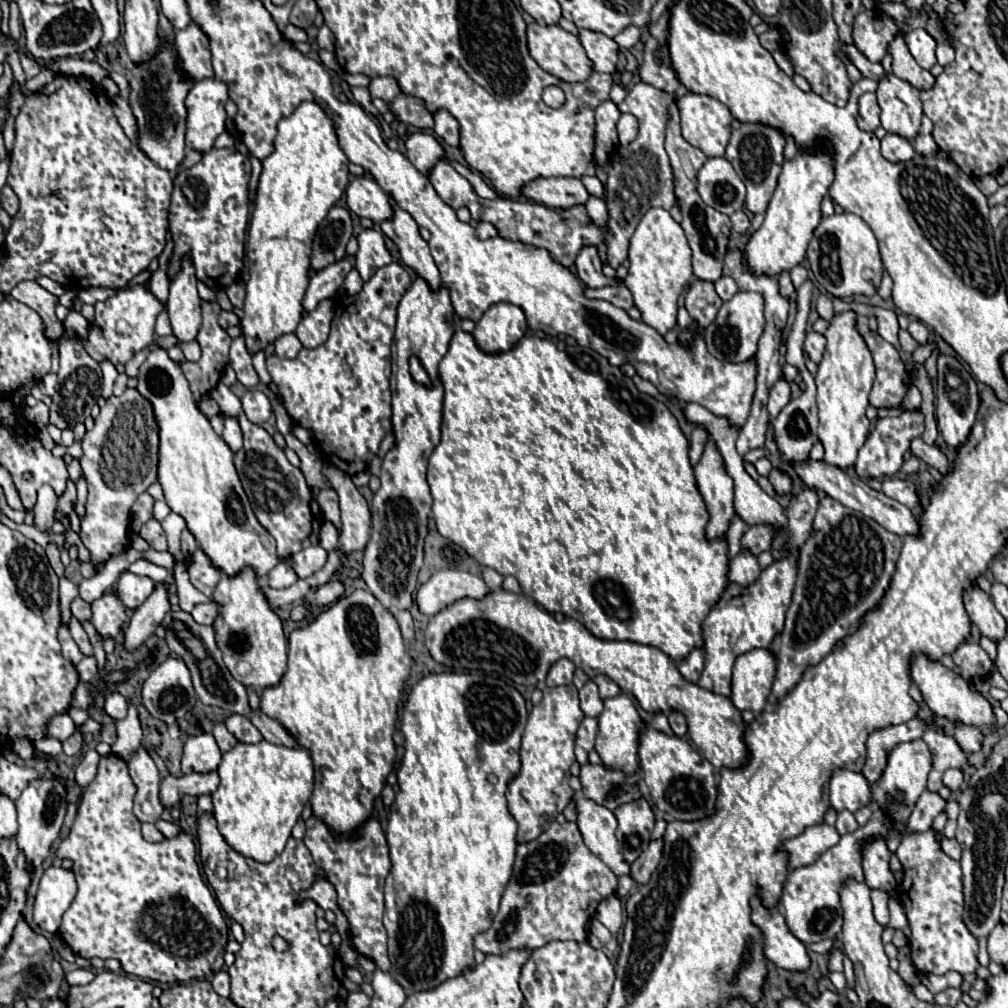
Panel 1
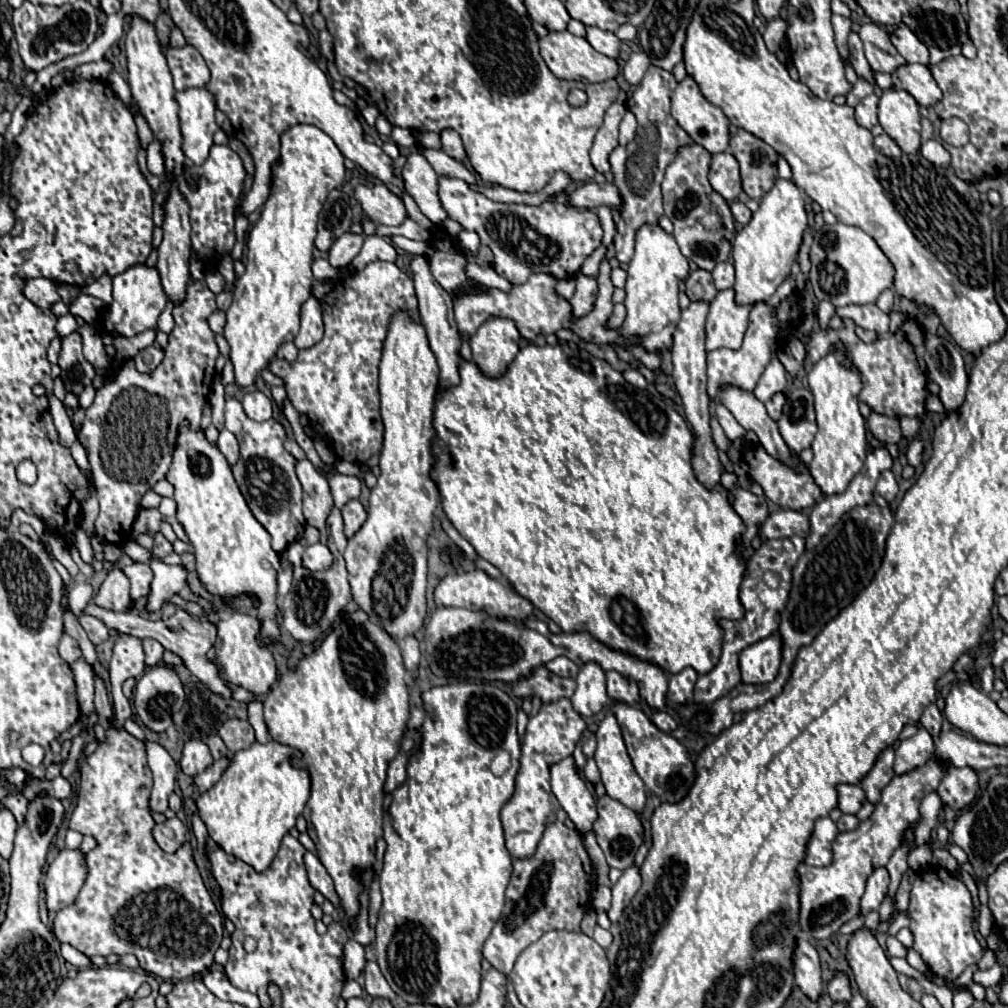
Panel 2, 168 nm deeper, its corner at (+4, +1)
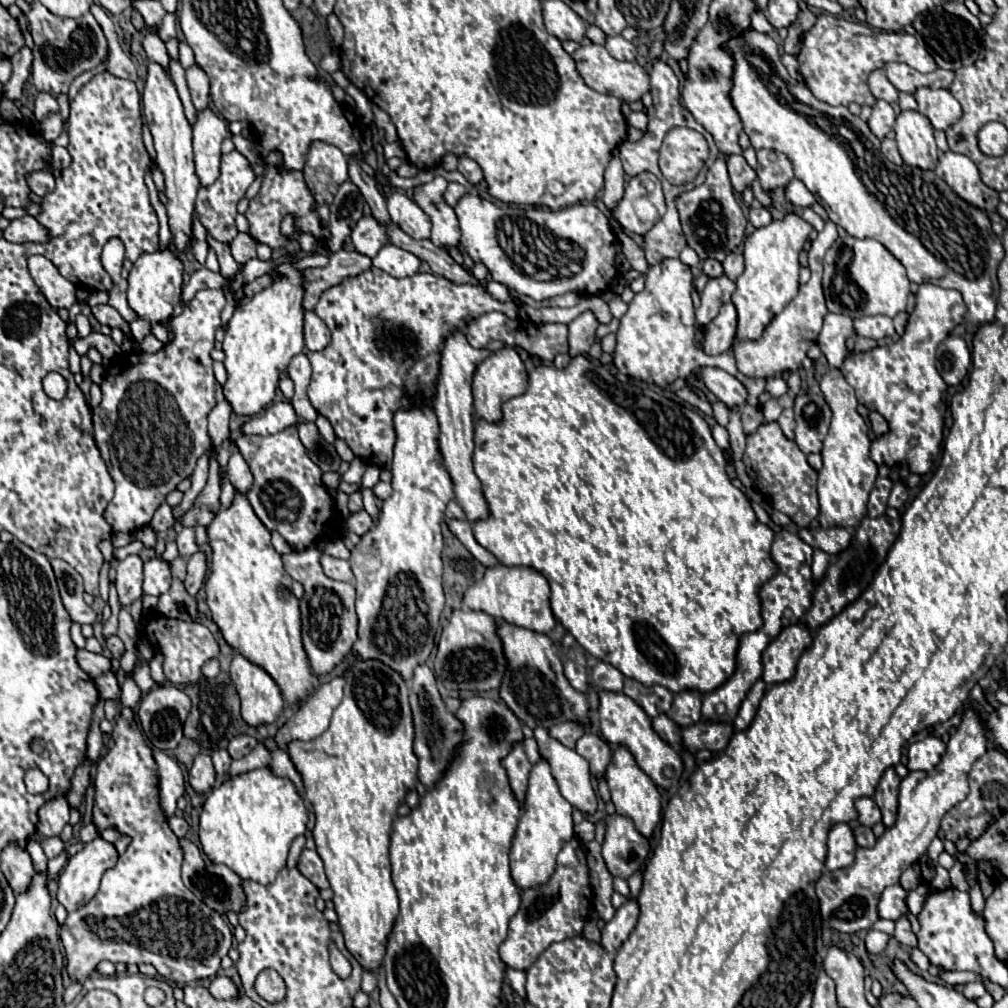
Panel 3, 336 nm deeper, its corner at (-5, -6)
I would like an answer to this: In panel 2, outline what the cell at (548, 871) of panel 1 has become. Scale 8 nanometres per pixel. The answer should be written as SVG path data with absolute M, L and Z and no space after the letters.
M561 821L551 823L545 829L535 855L513 861L511 881L505 891L505 909L485 941L483 957L493 969L509 975L519 953L543 933L551 929L579 931L579 923L591 907L593 881L593 865L585 851L583 837Z

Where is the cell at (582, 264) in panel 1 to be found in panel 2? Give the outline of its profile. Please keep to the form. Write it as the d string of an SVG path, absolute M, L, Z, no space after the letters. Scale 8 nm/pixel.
M577 273L575 281L577 281L577 291L575 291L573 299L569 301L571 303L571 319L581 319L589 313L587 309L591 309L591 305L597 299L597 281L591 277L585 277L581 273Z

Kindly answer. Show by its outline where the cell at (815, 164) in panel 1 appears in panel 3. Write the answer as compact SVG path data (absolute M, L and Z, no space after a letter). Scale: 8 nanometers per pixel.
M786 212L782 220L772 220L768 226L754 230L746 238L746 270L736 280L736 292L732 296L732 302L738 310L738 340L758 338L764 326L798 294L798 254L804 250L806 238L812 230L814 226L798 212Z

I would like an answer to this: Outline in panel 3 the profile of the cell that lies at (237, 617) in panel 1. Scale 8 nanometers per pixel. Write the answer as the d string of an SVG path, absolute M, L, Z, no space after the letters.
M234 654L230 678L242 702L242 718L250 726L270 724L282 712L282 690L274 678L242 654Z

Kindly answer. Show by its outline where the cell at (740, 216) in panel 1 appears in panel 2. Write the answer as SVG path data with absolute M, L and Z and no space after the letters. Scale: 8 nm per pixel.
M735 201L735 203L731 203L731 211L733 211L733 217L735 217L735 221L739 221L739 223L743 223L743 225L747 225L749 223L749 219L751 219L751 211L741 203L741 201Z

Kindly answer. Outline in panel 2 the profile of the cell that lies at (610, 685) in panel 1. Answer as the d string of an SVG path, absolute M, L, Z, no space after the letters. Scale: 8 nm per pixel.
M607 671L607 695L613 701L623 701L623 703L639 703L641 705L641 695L639 687L635 681L627 679L625 675L617 671Z

